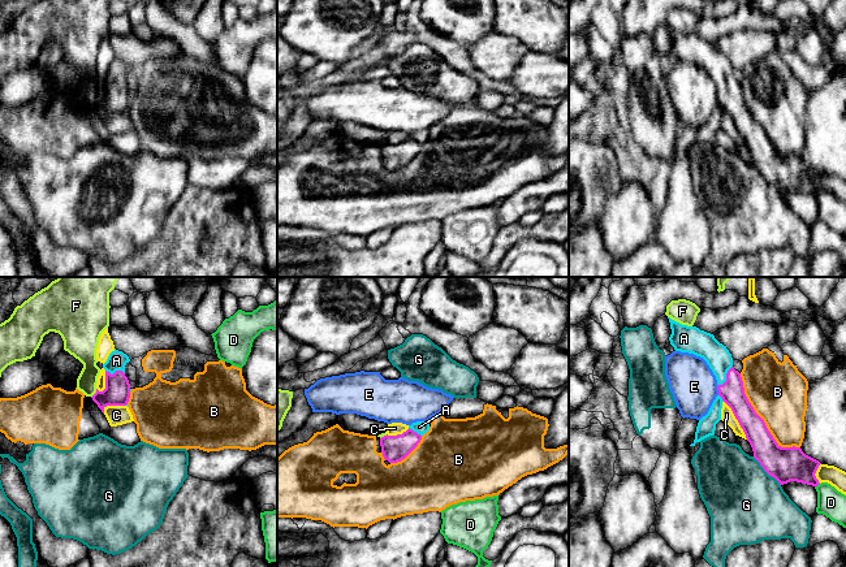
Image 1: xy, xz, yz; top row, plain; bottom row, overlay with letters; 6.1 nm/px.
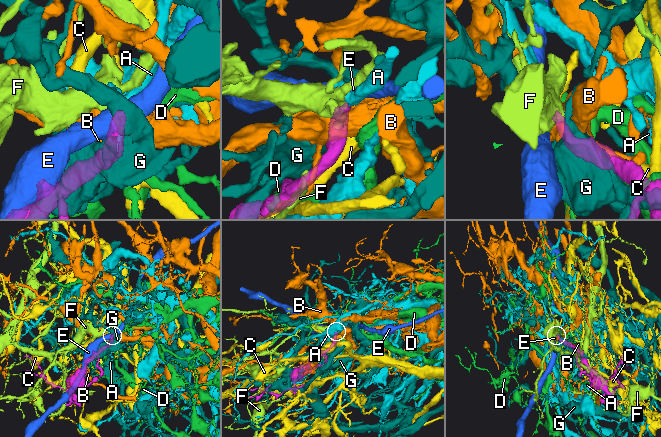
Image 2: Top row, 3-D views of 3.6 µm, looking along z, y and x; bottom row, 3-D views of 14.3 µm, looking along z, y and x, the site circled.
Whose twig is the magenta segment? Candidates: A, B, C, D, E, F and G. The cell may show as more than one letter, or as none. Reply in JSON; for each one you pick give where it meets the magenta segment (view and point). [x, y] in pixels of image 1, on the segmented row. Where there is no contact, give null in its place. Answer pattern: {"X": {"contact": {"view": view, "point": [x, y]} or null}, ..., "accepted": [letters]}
{"A": {"contact": {"view": "yz", "point": [726, 377]}}, "accepted": ["A"]}

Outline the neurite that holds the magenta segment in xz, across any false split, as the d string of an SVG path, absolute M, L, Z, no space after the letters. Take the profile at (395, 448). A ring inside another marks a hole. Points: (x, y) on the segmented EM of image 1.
M416 421L409 425L402 434L381 437L380 446L384 459L389 463L401 462L418 446L422 436L428 430L428 421Z

